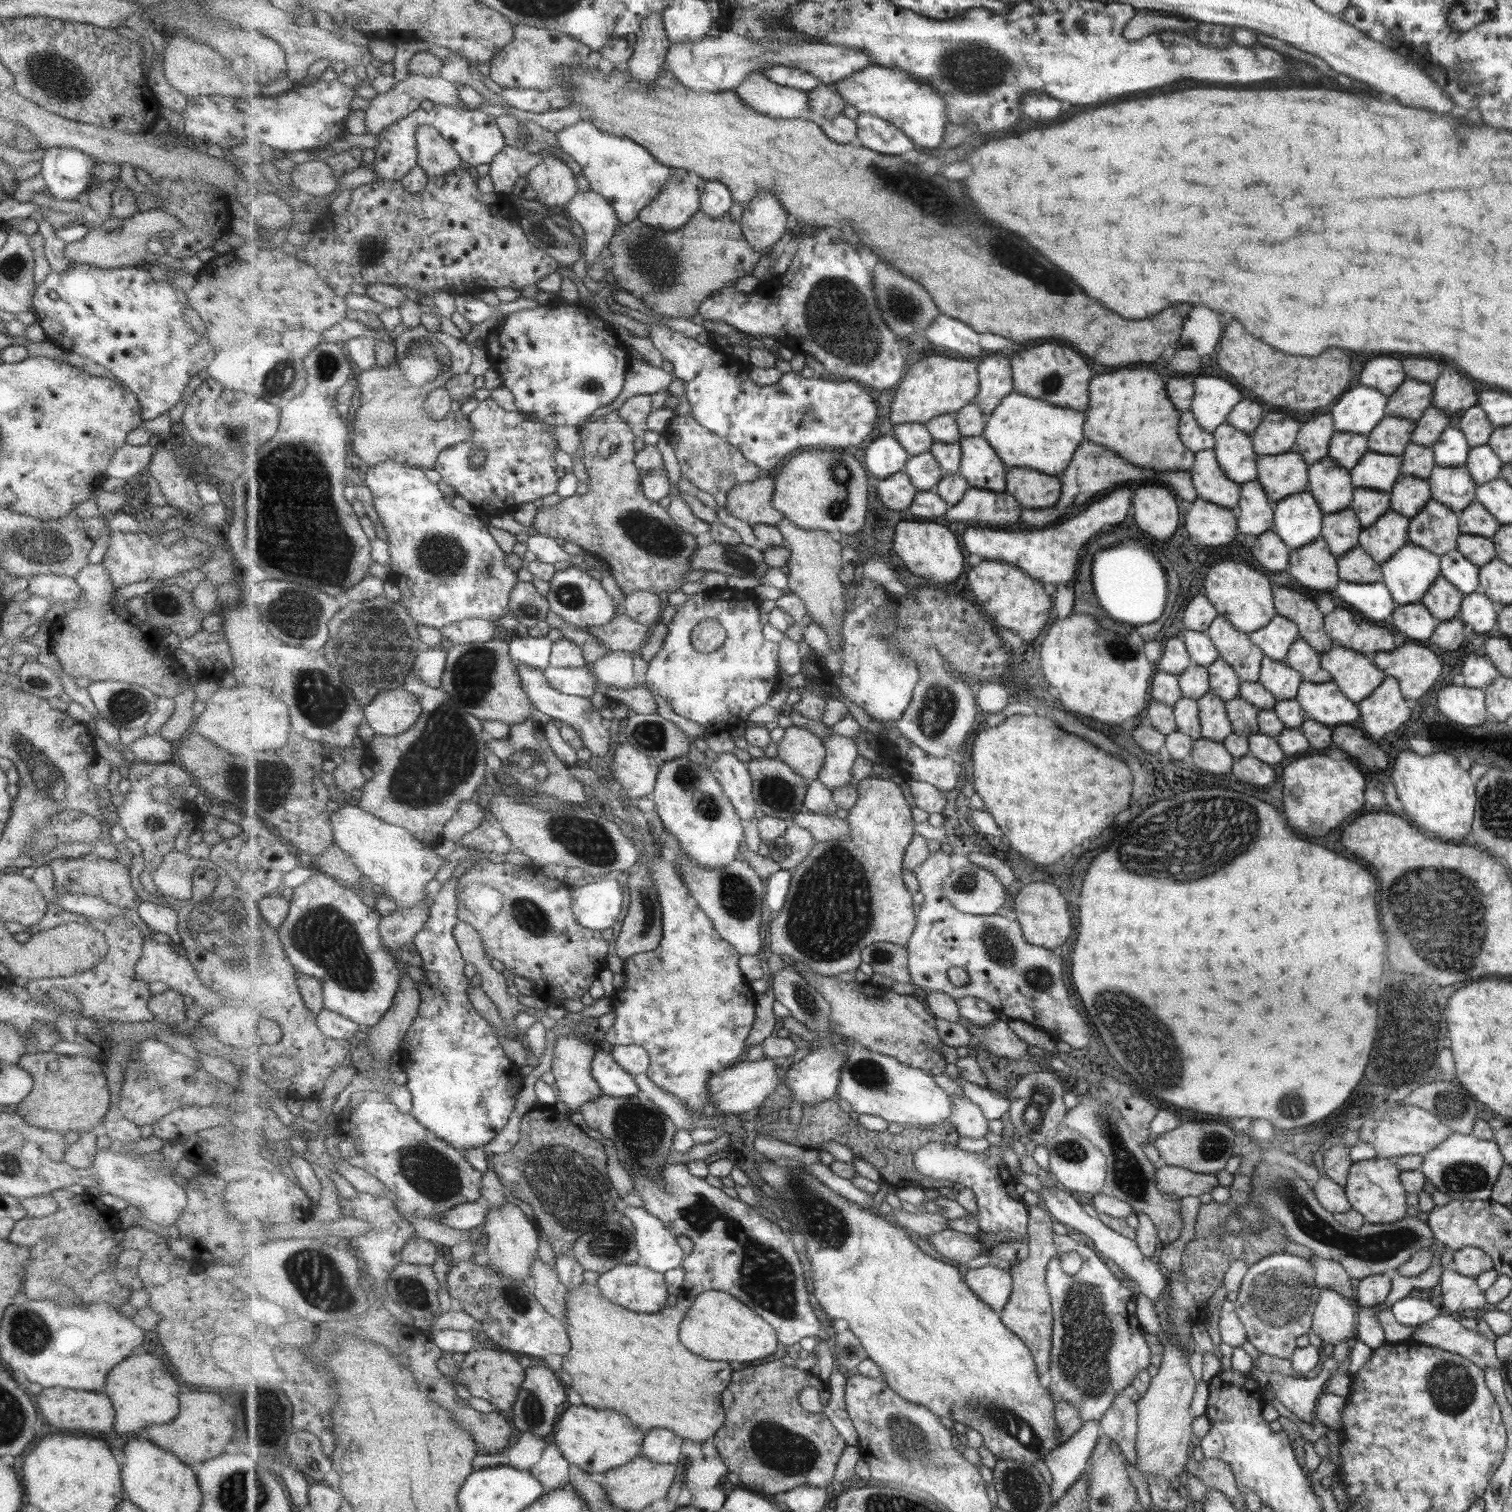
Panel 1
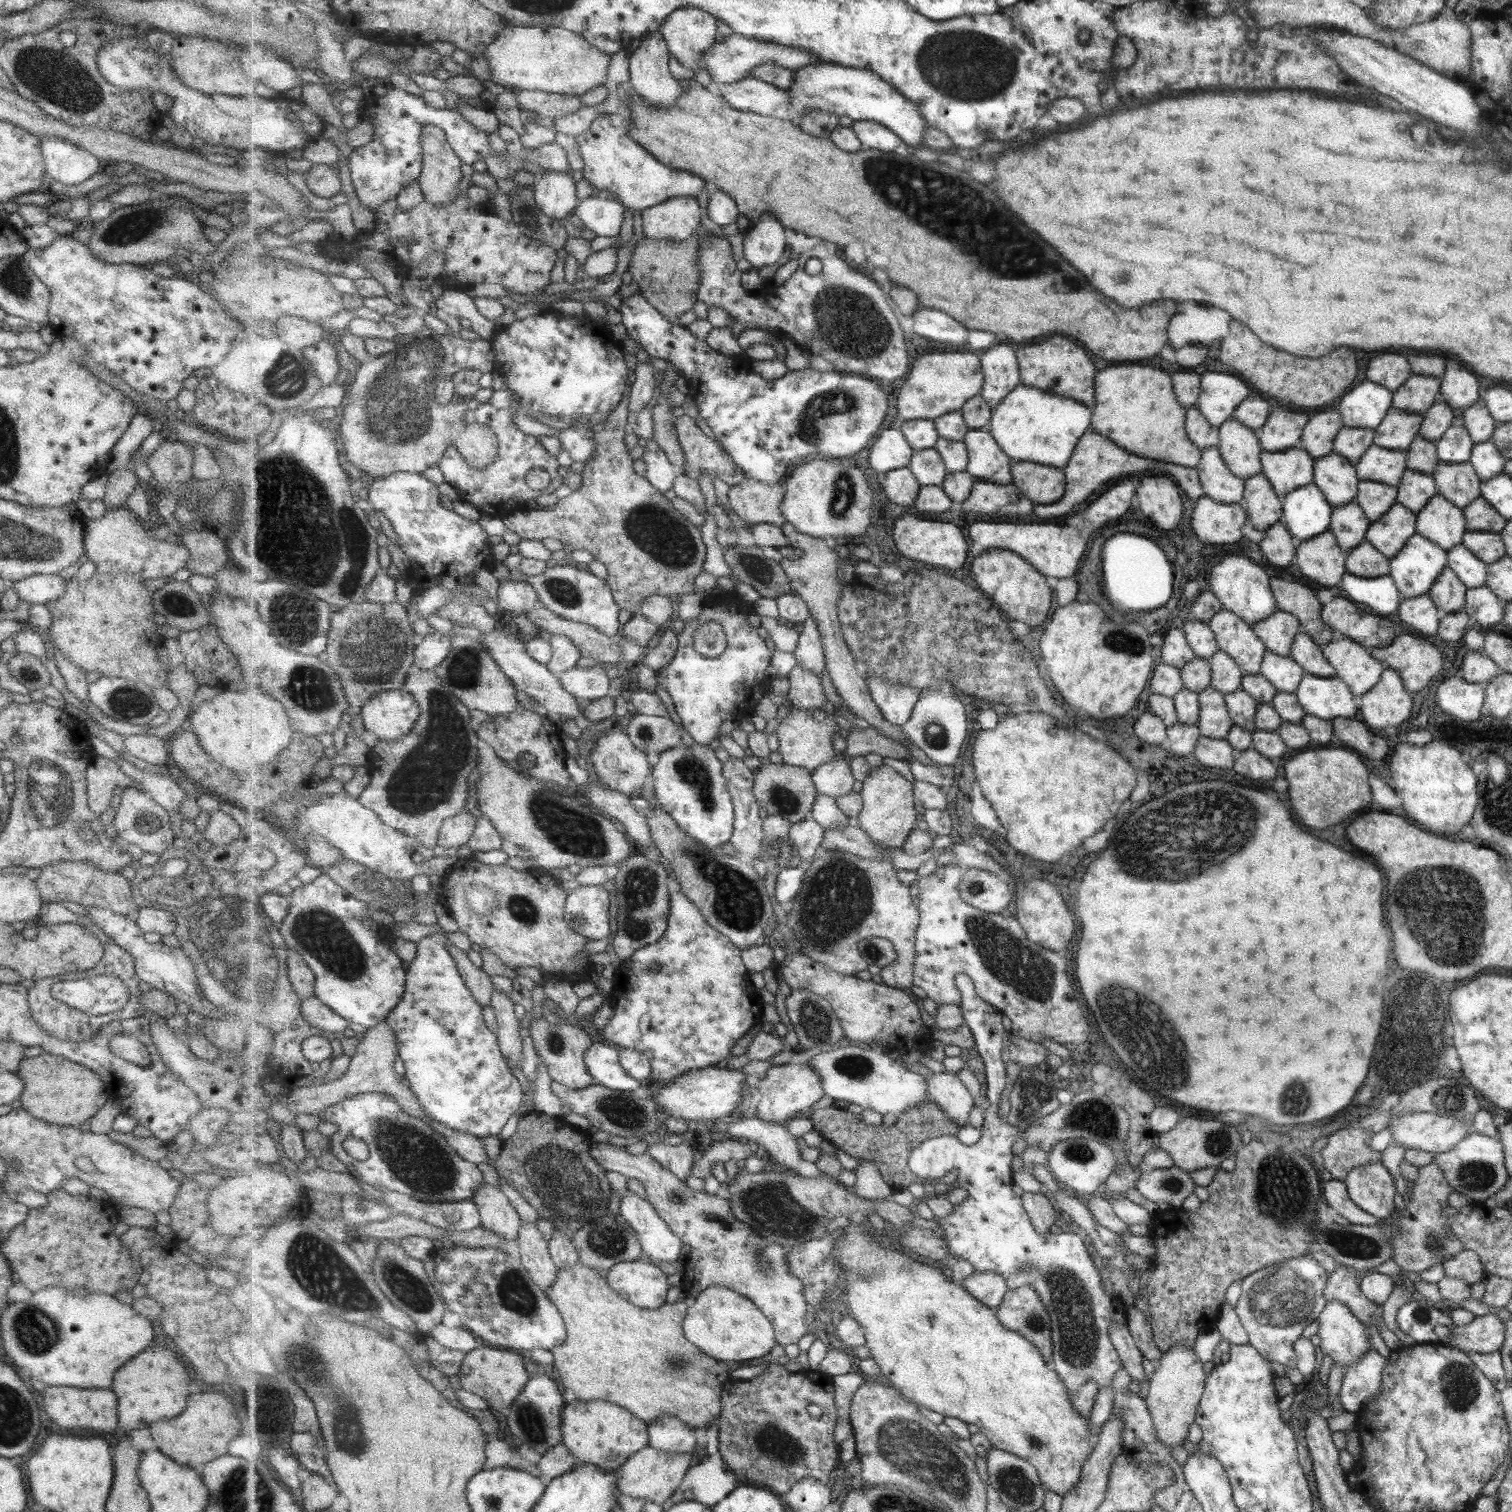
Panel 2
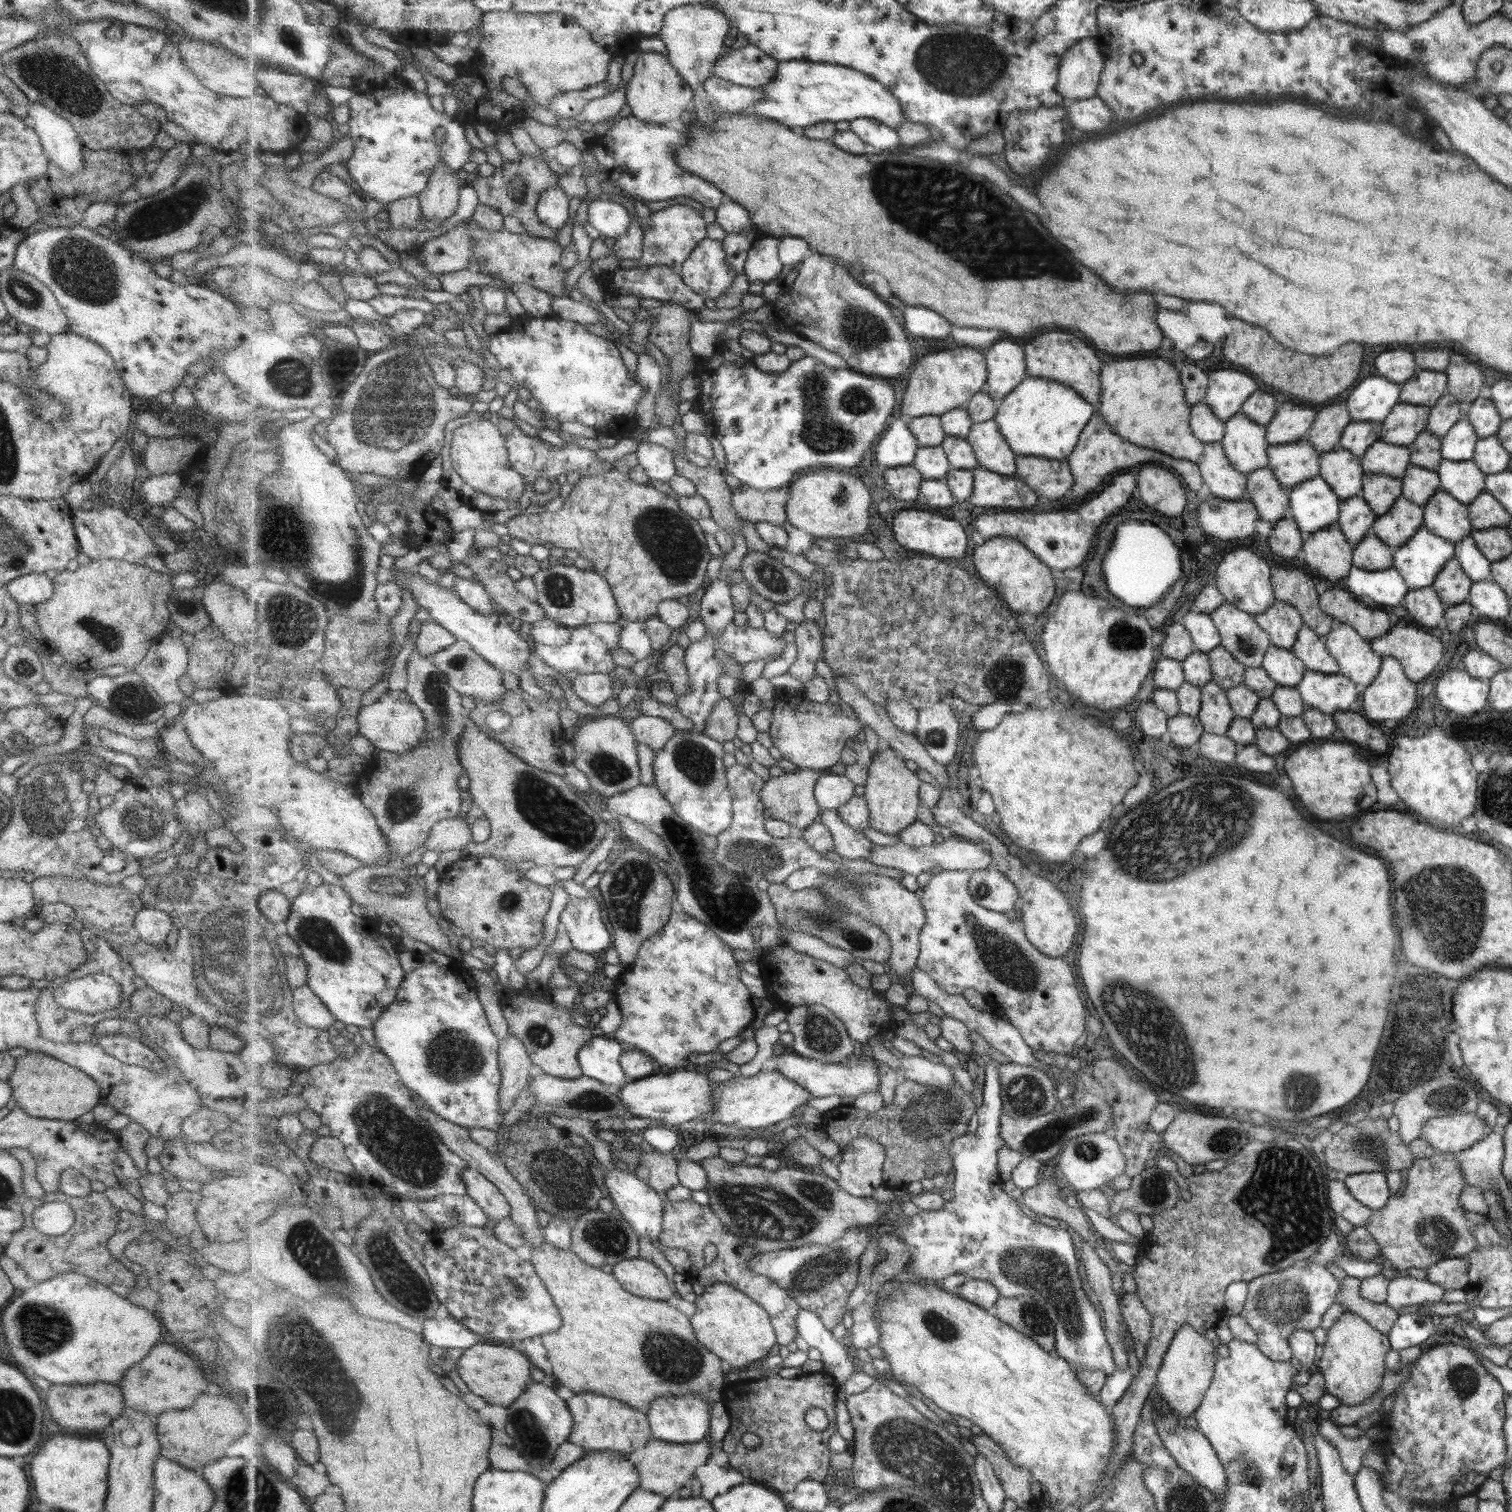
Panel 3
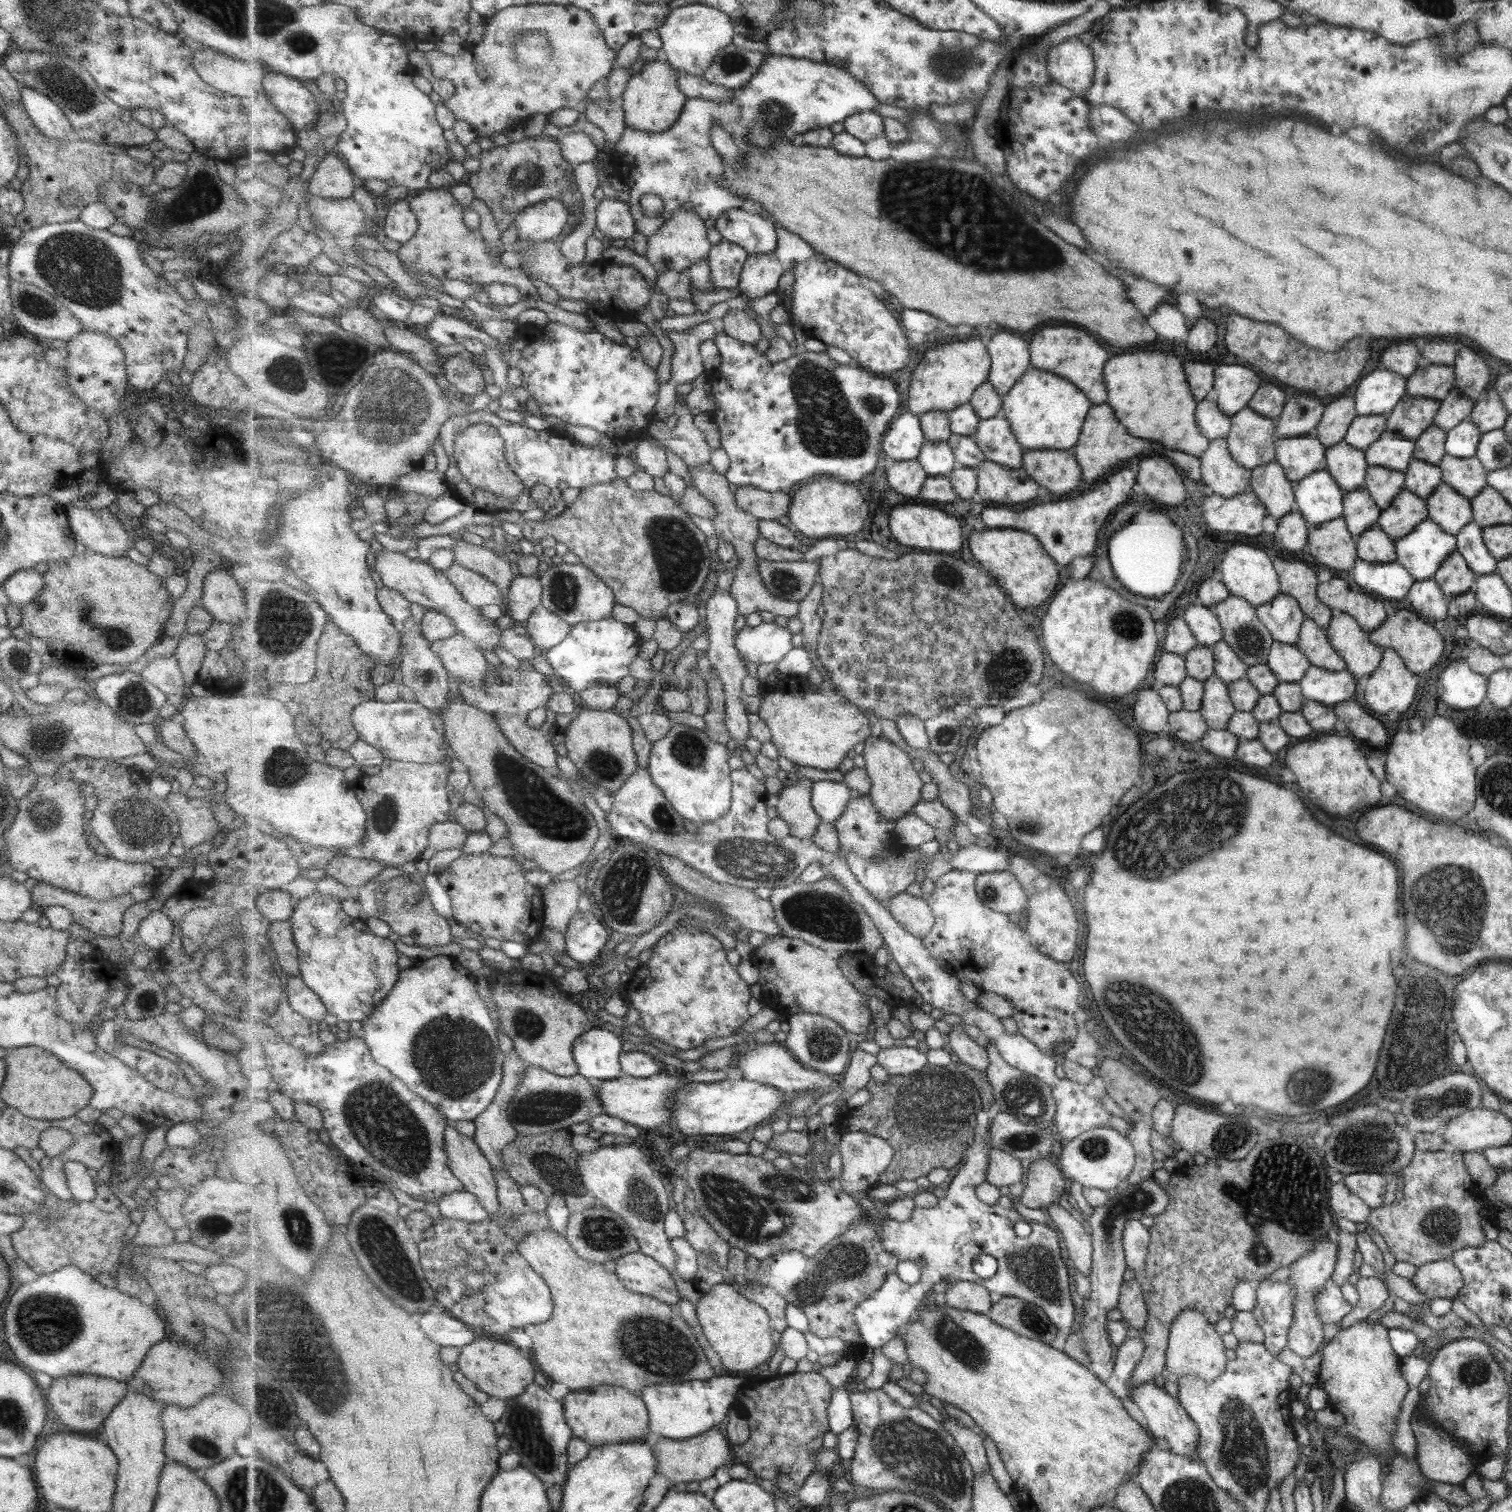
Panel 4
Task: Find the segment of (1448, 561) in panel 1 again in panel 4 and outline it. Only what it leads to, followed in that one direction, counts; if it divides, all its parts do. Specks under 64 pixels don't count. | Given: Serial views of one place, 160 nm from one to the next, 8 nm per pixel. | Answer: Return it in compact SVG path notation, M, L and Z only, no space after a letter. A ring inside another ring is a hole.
M1473 520L1459 529L1454 537L1457 539L1456 551L1466 559L1475 576L1496 572L1497 559L1490 555L1482 537L1482 528L1473 524Z

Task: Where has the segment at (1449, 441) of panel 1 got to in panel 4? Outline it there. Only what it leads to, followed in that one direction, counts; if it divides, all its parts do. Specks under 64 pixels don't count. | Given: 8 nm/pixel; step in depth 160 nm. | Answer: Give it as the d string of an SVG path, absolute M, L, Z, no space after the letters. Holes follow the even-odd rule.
M1470 420L1459 422L1457 426L1446 432L1444 449L1447 454L1457 458L1473 457L1477 452L1482 432Z

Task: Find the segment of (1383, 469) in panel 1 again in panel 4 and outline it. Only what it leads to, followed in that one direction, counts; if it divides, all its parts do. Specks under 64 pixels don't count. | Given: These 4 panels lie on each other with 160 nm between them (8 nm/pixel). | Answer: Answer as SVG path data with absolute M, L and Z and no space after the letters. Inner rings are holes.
M1383 432L1364 454L1368 467L1382 466L1405 472L1413 460L1413 452L1414 441L1395 433Z

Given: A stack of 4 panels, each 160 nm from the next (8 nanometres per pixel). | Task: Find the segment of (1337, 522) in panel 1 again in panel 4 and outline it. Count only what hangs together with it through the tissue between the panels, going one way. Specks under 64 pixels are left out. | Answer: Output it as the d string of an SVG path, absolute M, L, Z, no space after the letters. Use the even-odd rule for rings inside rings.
M1359 488L1351 492L1345 492L1342 500L1343 520L1351 534L1357 536L1365 533L1365 528L1375 525L1375 520L1379 516L1379 506L1370 497L1367 489Z

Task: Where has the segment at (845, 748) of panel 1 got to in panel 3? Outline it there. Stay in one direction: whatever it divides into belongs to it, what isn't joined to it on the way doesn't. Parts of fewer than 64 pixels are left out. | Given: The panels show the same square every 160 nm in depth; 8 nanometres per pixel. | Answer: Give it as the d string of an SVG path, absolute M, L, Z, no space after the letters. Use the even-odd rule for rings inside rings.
M827 774L819 779L815 790L822 810L838 810L855 796L855 783L846 775Z

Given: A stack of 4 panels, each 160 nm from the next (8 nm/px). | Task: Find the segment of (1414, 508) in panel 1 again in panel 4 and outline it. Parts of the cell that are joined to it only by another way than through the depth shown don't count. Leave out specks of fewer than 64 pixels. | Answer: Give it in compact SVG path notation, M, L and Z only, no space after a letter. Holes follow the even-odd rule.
M1413 459L1407 465L1405 485L1403 488L1426 499L1442 483L1442 470L1439 466L1423 462L1421 459Z

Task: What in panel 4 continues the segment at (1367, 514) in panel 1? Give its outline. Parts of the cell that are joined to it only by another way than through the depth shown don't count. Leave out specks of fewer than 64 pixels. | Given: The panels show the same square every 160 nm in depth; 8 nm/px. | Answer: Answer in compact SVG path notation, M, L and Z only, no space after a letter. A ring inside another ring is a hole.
M1369 466L1361 488L1368 490L1377 506L1387 508L1404 485L1403 471L1391 470L1382 466Z

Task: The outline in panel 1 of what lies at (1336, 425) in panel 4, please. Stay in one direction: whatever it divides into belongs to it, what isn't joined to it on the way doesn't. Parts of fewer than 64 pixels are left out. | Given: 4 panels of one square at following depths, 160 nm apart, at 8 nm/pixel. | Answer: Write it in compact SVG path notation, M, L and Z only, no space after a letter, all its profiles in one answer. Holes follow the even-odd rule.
M1330 413L1308 420L1299 429L1295 452L1311 466L1314 461L1327 457L1330 438L1334 433L1334 420Z

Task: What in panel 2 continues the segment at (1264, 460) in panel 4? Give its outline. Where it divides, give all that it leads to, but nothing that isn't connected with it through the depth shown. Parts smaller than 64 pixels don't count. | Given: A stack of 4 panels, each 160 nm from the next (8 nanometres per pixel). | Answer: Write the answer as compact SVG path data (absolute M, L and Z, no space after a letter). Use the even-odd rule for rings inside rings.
M1229 418L1218 426L1218 450L1226 466L1246 480L1262 472L1261 448L1251 429L1237 419Z

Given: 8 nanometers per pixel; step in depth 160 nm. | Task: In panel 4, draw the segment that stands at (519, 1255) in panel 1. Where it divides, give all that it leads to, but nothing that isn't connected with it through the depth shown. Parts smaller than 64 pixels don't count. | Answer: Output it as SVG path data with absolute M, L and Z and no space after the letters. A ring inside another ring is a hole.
M448 1123L445 1146L453 1174L463 1182L465 1190L475 1194L490 1215L497 1214L501 1204L496 1172L478 1143Z

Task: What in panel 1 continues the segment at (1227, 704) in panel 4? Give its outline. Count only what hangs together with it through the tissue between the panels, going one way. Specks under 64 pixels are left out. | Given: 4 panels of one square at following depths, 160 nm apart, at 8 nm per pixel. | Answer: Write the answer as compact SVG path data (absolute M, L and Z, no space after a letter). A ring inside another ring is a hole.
M1207 691L1197 700L1200 736L1212 742L1222 743L1232 733L1232 726L1225 713L1224 701Z

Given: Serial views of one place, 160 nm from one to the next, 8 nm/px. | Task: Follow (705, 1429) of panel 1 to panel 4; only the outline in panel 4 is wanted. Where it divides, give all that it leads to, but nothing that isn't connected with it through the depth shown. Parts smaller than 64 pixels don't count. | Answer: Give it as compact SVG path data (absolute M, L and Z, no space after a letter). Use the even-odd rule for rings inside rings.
M538 1229L523 1237L518 1247L530 1266L546 1279L554 1297L555 1314L551 1320L545 1324L527 1326L524 1330L533 1338L533 1350L539 1366L555 1382L565 1384L571 1391L599 1385L627 1386L641 1397L641 1390L646 1386L707 1380L716 1376L692 1328L682 1315L673 1312L671 1304L629 1290L616 1271L607 1270L604 1264L583 1260L565 1232Z

